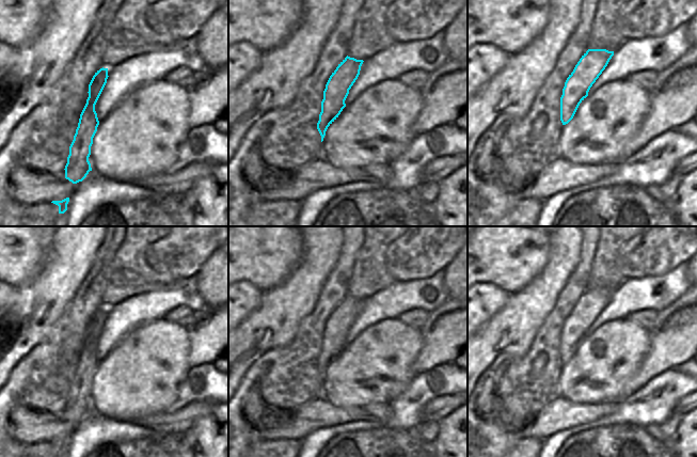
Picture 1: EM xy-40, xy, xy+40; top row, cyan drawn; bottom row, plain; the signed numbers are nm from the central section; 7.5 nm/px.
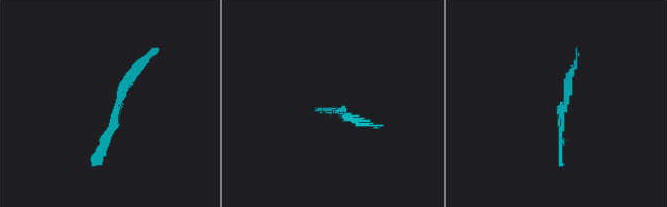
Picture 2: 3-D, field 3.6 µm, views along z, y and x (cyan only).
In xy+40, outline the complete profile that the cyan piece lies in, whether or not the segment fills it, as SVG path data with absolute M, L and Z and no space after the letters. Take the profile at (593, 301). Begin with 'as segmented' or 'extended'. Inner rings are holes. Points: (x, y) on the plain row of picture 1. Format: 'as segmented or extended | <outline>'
as segmented | M588 288L569 314L560 336L560 360L568 363L574 356L580 343L607 305L614 290Z

